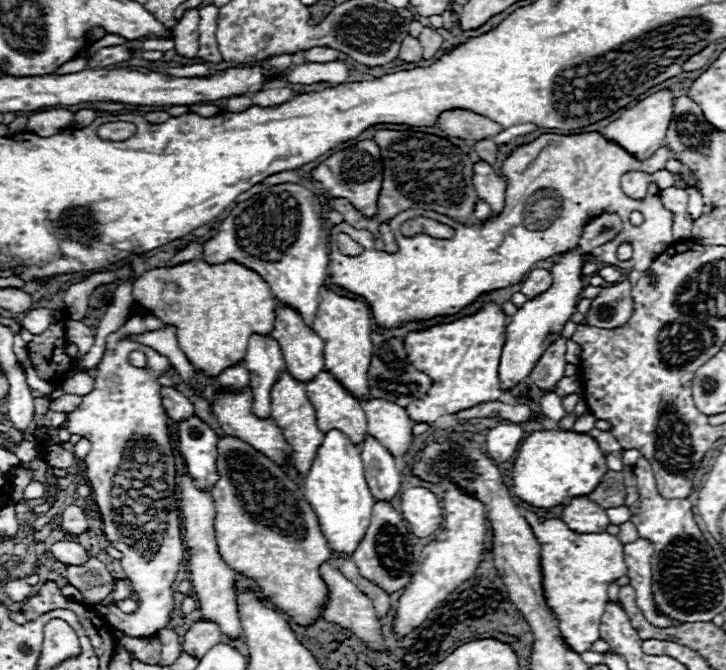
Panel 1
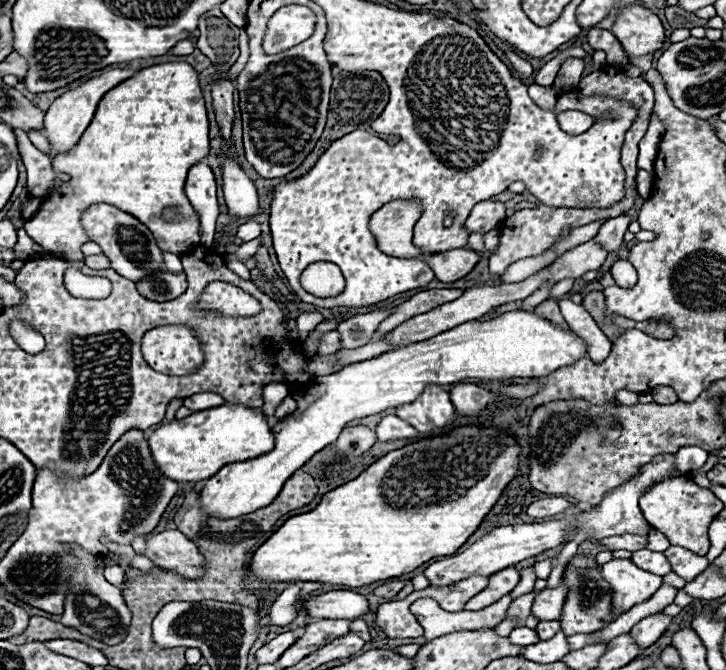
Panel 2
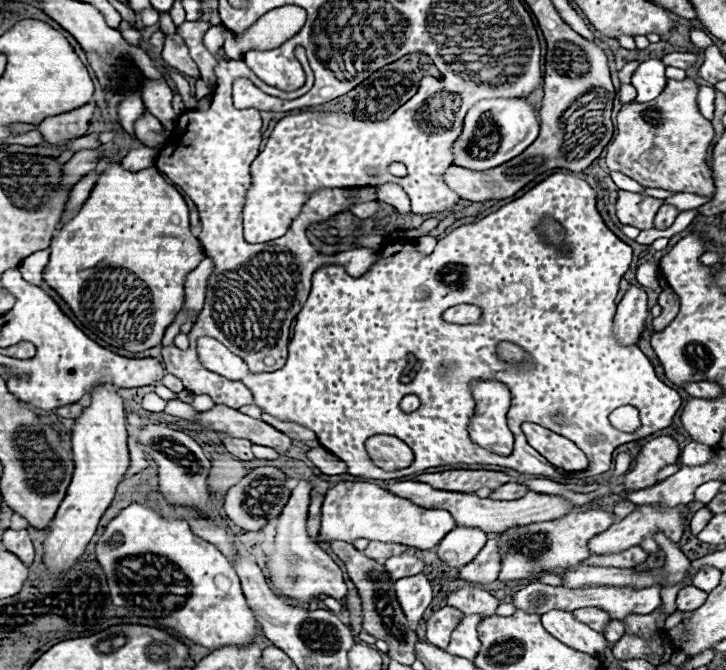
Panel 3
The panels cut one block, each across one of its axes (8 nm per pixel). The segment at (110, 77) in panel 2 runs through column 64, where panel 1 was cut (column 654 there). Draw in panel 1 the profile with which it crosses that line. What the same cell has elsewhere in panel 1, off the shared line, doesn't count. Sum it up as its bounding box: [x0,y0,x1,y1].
[602,88,674,160]

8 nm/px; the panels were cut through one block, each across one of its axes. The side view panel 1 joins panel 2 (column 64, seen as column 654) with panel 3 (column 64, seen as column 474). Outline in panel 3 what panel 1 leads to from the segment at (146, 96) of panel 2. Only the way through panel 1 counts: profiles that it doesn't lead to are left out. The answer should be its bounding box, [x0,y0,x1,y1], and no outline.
[42,164,202,352]

